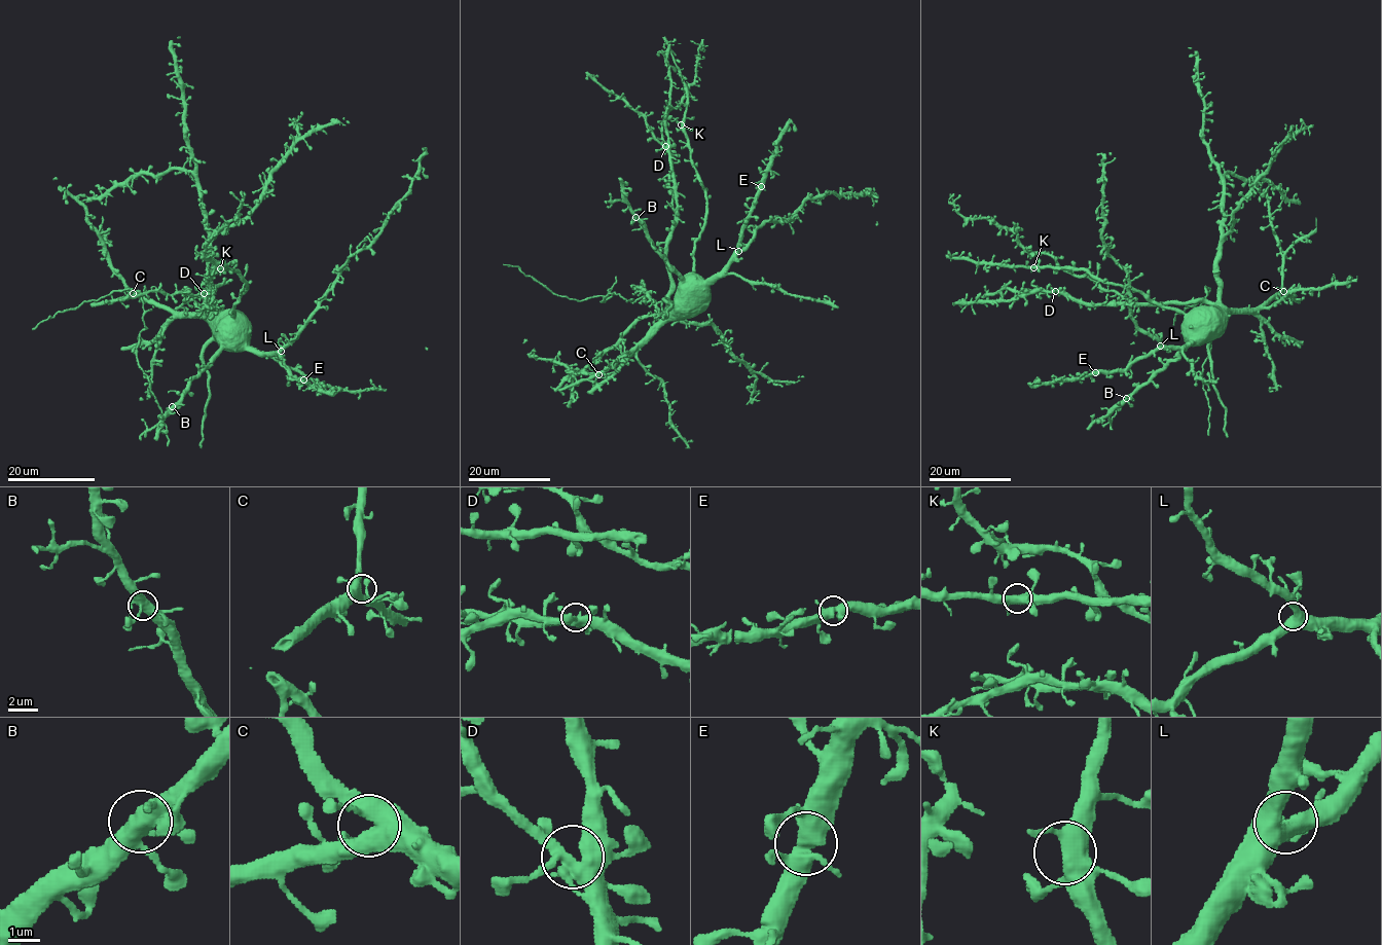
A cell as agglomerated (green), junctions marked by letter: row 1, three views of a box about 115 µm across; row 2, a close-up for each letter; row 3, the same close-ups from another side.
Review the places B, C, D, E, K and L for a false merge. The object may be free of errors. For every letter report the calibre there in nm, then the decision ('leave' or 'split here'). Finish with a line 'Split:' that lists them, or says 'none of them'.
B: calibre 440 nm; leave
C: calibre 480 nm; leave
D: calibre 440 nm; leave
E: calibre 480 nm; leave
K: calibre 500 nm; leave
L: calibre 500 nm; leave
Split: none of them

